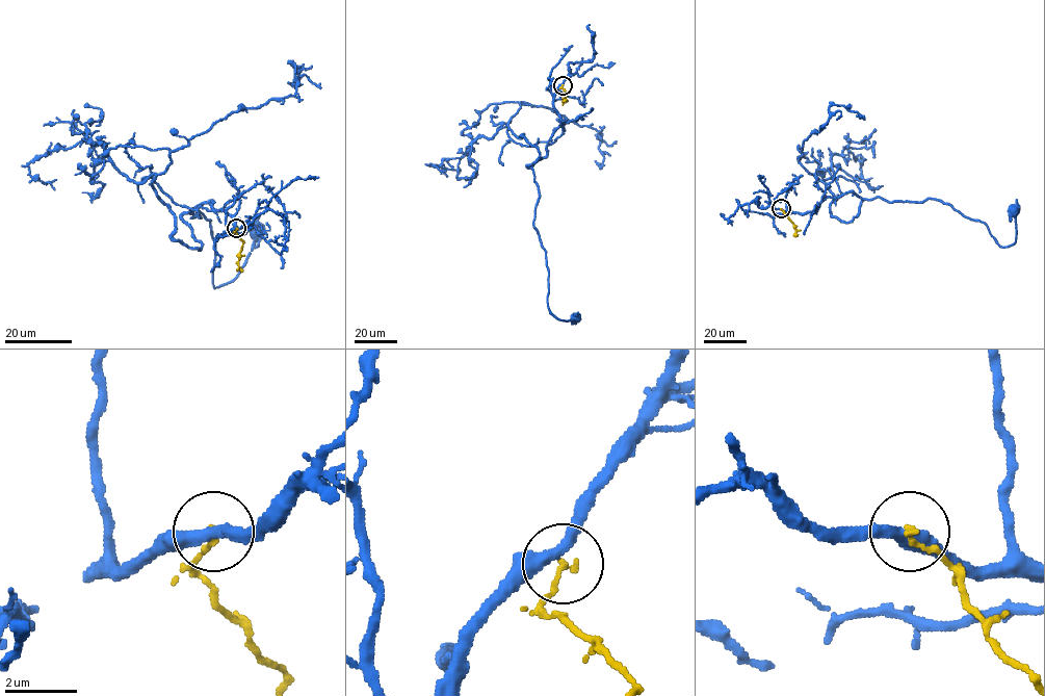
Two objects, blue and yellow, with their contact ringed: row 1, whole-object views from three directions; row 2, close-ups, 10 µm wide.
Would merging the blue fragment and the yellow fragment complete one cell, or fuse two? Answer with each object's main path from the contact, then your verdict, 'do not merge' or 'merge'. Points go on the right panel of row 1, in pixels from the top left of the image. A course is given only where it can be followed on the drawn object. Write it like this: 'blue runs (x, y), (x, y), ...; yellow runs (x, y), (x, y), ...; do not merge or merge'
blue runs (780, 208), (814, 212), (851, 191), (936, 199), (983, 222), (1004, 247), (1015, 241), (1012, 210); yellow runs (780, 208), (793, 224), (795, 236); merge

